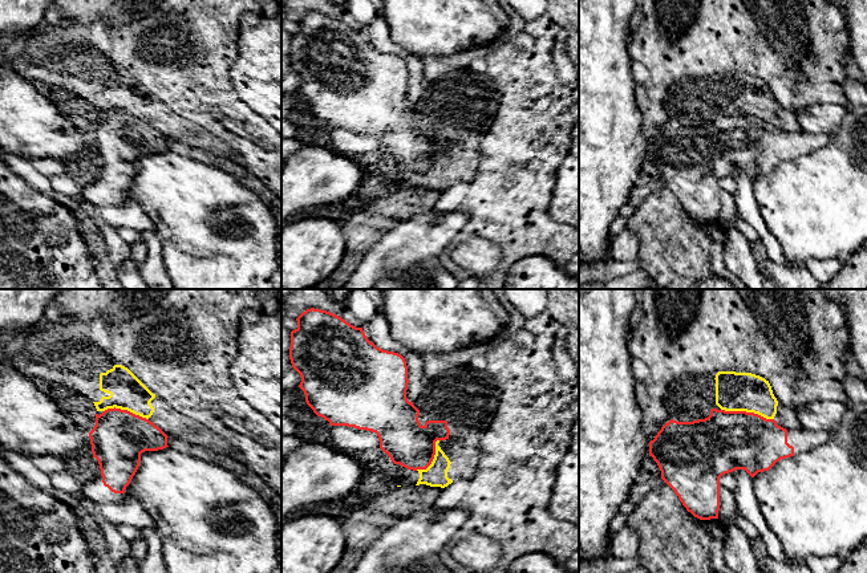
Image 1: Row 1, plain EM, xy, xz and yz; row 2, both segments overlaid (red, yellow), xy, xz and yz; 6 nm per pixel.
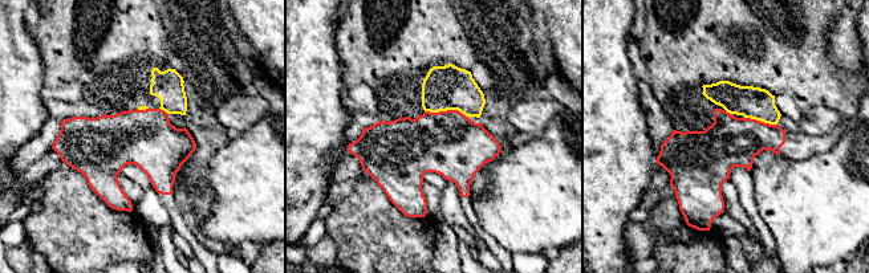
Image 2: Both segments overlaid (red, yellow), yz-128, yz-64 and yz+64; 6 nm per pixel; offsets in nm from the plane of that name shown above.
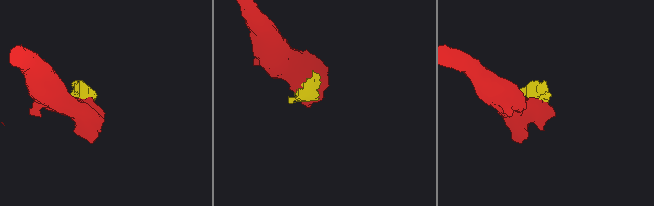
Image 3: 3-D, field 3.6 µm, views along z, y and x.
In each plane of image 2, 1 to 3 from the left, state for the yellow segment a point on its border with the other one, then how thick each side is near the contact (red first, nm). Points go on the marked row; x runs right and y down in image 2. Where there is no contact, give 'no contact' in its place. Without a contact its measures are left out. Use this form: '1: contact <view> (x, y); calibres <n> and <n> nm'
1: contact yz-128 (162, 110); calibres 340 and 180 nm
2: contact yz-64 (447, 110); calibres 380 and 280 nm
3: contact yz+64 (759, 121); calibres 300 and 190 nm

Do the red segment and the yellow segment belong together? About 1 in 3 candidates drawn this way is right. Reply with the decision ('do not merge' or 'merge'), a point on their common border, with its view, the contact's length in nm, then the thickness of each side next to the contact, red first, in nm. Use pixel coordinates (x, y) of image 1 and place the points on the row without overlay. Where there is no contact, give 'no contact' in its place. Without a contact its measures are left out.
do not merge; contact yz (748, 116); length 320 nm; calibres 360 and 240 nm

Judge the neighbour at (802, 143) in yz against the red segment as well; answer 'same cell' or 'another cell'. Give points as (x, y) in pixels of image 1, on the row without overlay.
same cell

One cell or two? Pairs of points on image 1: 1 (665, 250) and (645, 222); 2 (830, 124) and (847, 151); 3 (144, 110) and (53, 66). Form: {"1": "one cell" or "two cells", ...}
{"1": "one cell", "2": "two cells", "3": "one cell"}

